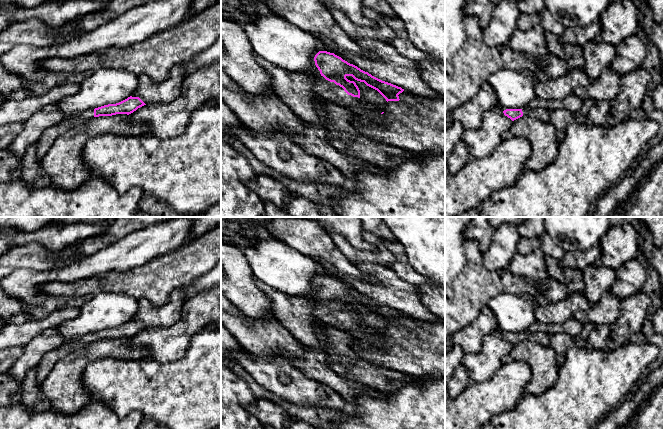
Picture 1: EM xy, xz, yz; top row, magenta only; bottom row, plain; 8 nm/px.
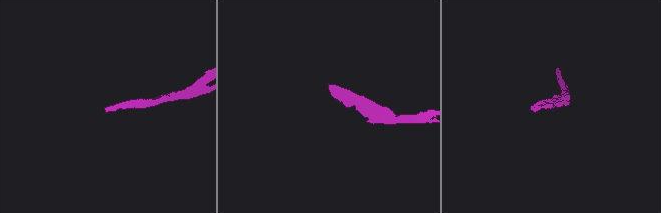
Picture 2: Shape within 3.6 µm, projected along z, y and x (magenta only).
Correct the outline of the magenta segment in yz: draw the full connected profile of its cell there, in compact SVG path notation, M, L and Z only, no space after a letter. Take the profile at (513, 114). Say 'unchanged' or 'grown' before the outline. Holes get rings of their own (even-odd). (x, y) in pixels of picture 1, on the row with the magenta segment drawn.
grown | M524 107L522 109L506 109L503 113L512 121L522 116L529 116L538 119L541 122L548 122L550 111L544 108L531 109L529 107Z

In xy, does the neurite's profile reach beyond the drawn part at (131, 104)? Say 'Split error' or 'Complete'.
Split error

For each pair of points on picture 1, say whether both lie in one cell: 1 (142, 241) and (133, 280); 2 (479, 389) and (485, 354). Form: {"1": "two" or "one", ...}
{"1": "two", "2": "two"}

